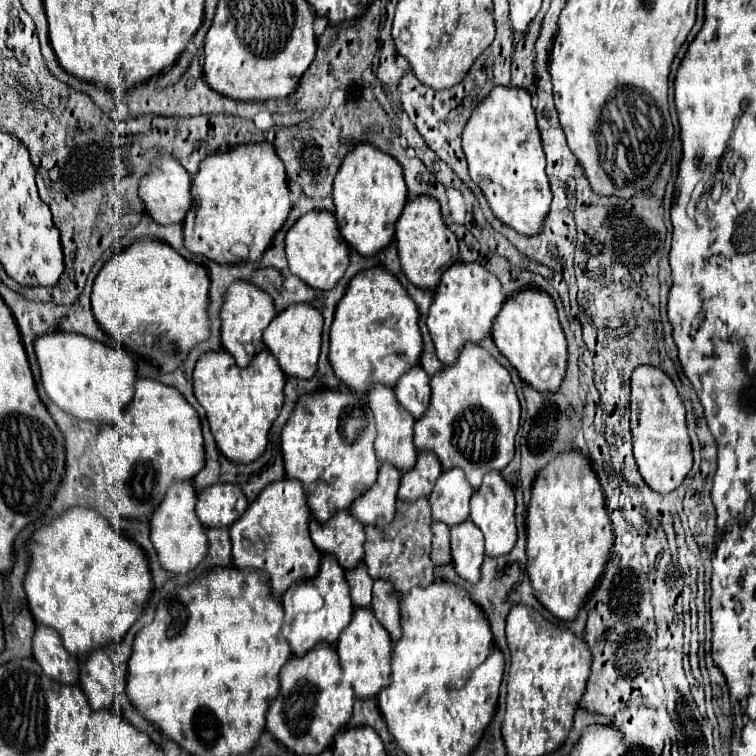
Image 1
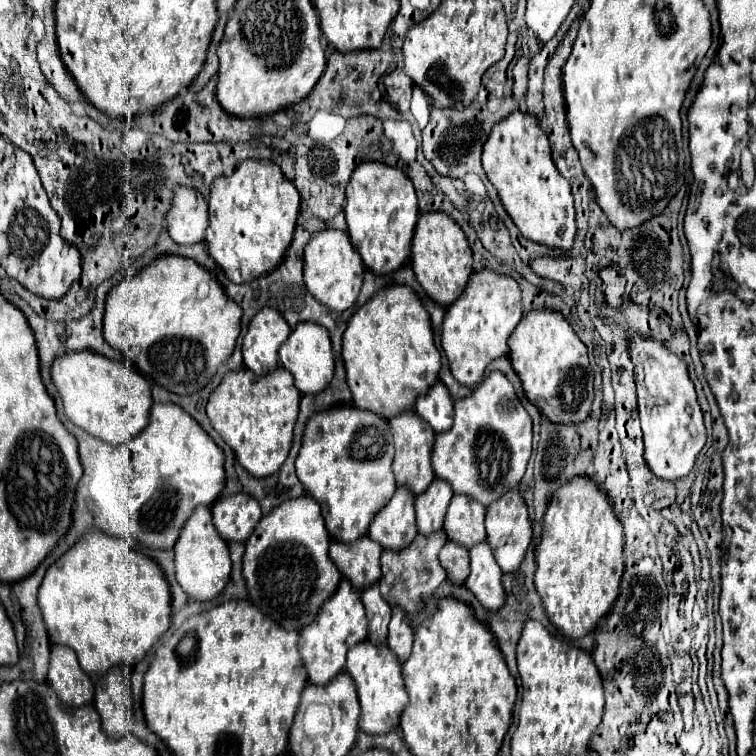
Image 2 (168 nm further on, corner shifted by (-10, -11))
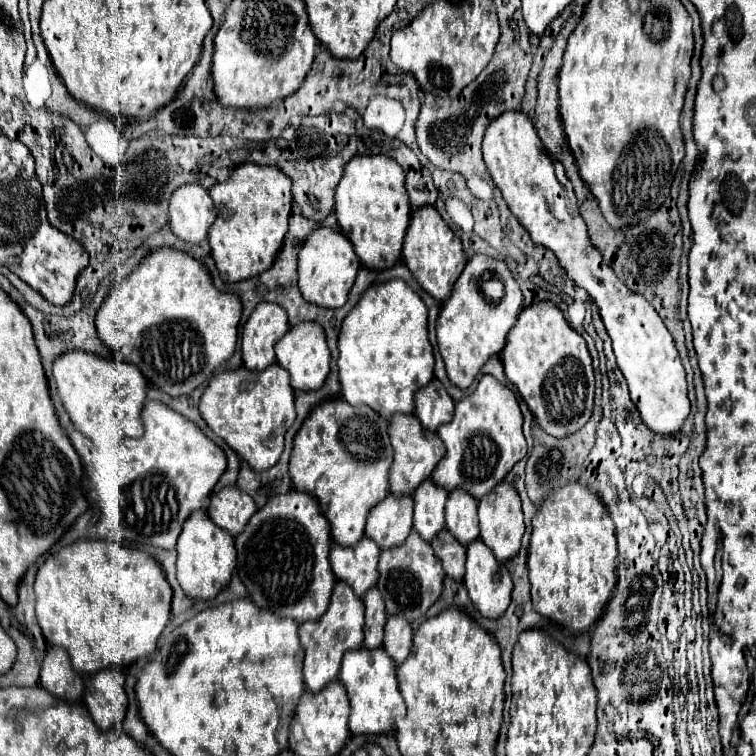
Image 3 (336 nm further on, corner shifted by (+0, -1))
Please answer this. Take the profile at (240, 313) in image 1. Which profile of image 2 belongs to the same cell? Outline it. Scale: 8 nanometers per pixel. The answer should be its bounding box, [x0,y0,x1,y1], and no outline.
[244,309,290,375]

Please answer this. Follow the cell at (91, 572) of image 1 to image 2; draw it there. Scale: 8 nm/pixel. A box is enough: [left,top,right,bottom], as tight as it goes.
[38,529,172,675]

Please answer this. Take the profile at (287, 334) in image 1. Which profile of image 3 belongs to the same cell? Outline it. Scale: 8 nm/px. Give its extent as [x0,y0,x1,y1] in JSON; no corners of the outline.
[274,321,330,391]

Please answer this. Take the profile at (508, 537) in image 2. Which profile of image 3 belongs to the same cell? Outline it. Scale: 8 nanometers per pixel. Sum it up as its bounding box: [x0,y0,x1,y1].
[478,483,524,563]

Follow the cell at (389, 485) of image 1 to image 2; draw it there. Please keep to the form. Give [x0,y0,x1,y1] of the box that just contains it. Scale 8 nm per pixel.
[368,487,418,551]

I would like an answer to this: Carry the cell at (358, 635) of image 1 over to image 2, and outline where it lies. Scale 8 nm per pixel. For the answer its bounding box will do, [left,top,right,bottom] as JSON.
[346,641,408,735]

